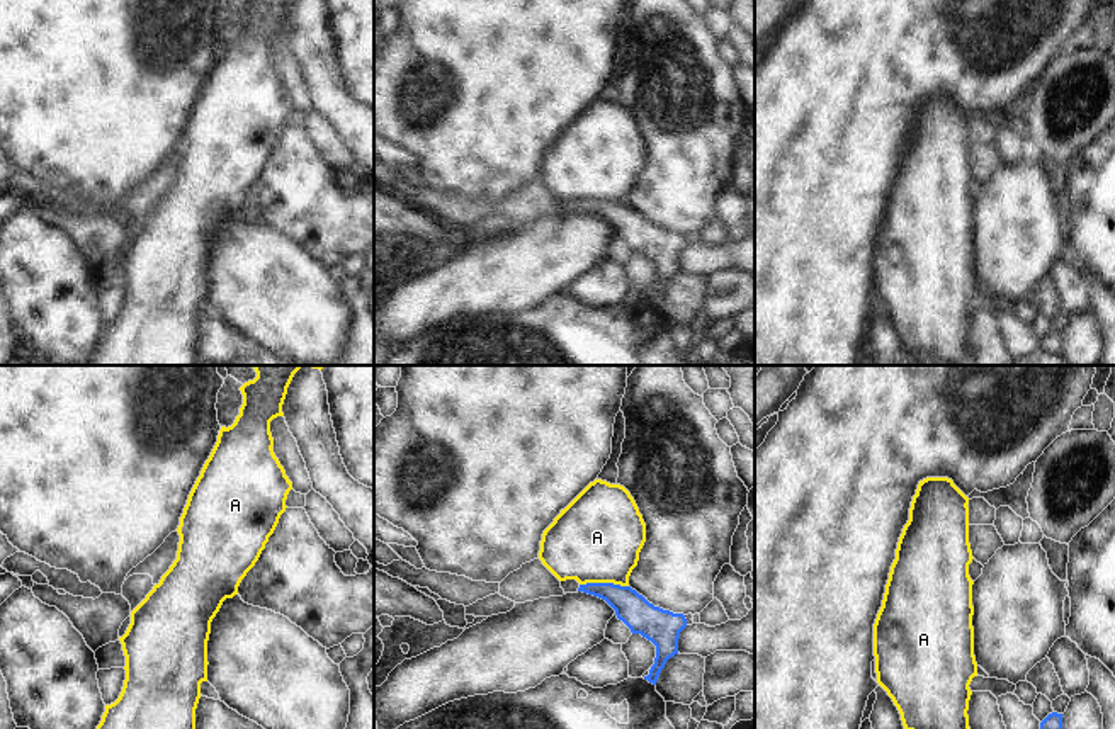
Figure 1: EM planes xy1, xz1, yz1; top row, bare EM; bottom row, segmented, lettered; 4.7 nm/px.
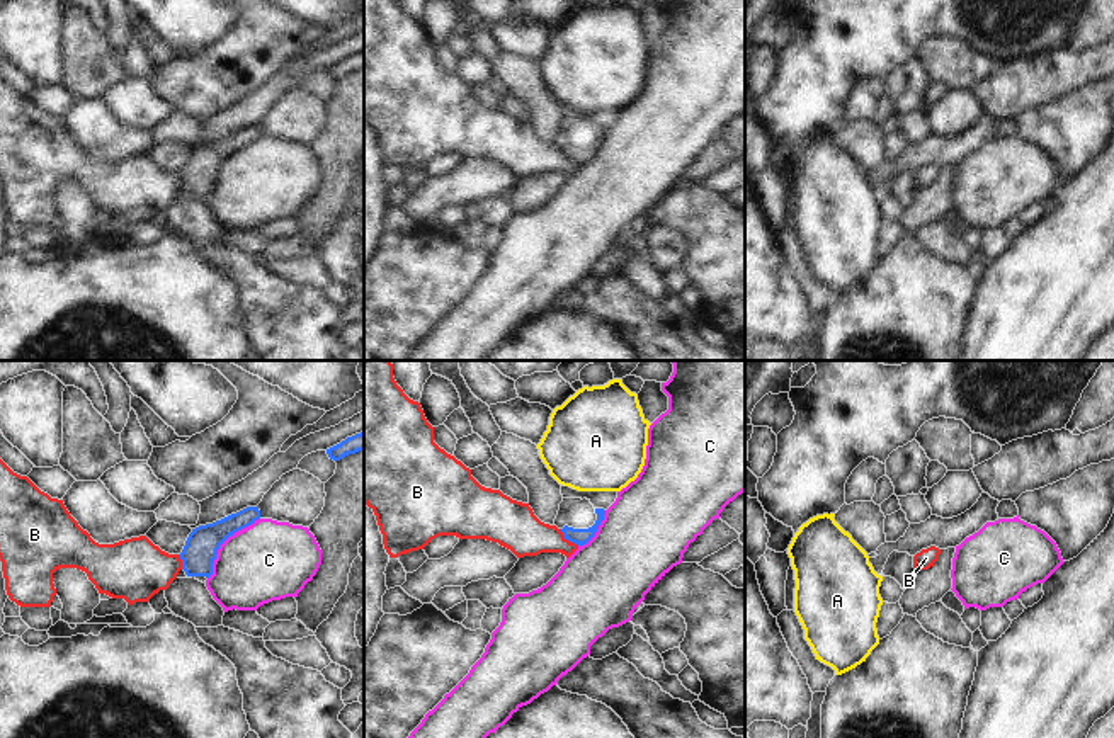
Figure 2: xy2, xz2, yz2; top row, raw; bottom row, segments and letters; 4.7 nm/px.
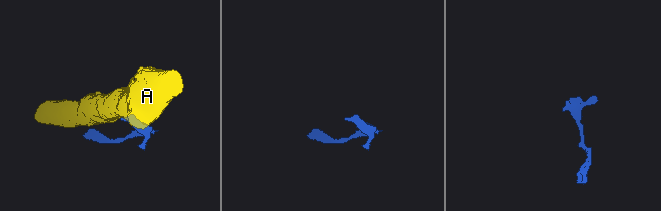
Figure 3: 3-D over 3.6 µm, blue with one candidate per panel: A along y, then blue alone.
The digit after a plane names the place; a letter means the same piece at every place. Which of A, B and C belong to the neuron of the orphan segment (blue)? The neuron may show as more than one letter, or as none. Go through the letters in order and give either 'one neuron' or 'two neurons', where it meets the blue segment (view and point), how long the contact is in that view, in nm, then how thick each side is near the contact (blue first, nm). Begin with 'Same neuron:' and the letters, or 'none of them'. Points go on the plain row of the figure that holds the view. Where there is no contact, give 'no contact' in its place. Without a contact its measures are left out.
Same neuron: none of them
A: two neurons; contact xz1 (604, 203); length 240 nm; calibres 160 and 420 nm
B: two neurons; contact xz2 (568, 158); length 120 nm; calibres 80 and 200 nm
C: two neurons; contact xy2 (223, 160); length 380 nm; calibres 160 and 380 nm

